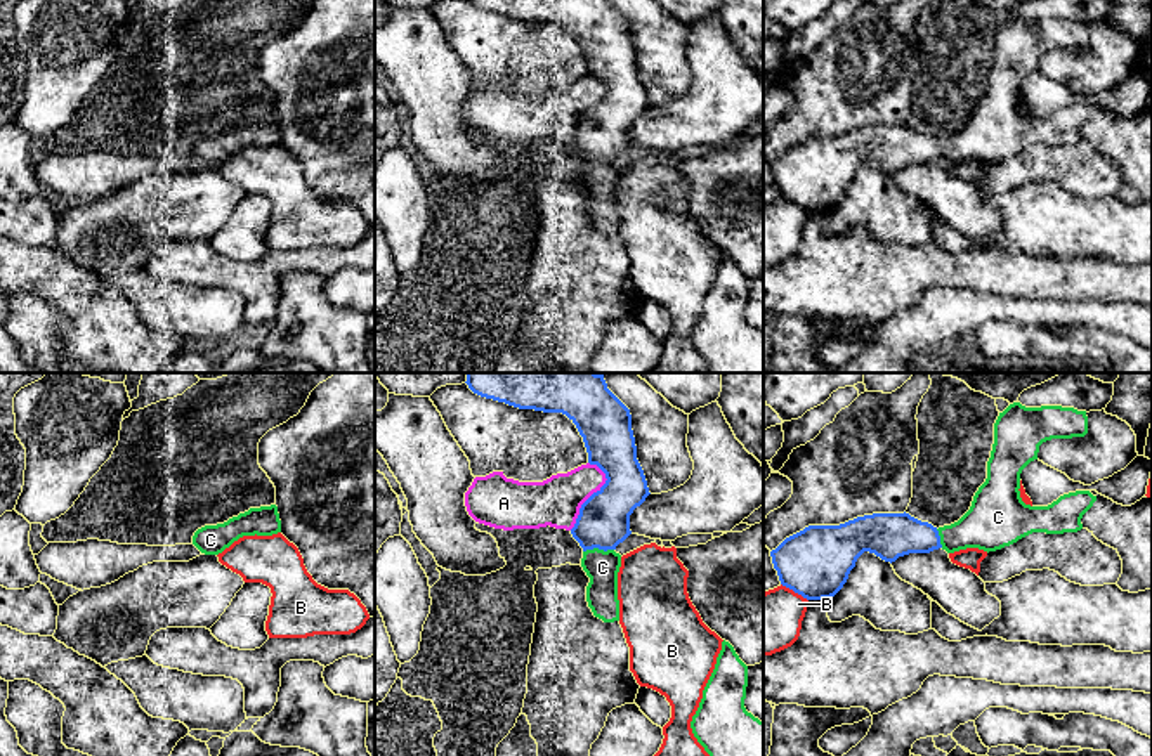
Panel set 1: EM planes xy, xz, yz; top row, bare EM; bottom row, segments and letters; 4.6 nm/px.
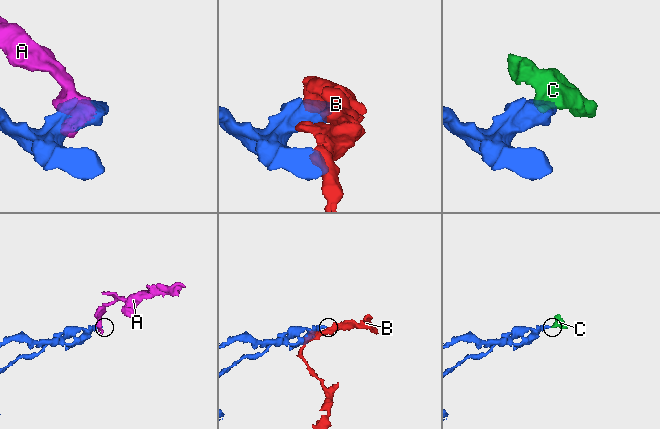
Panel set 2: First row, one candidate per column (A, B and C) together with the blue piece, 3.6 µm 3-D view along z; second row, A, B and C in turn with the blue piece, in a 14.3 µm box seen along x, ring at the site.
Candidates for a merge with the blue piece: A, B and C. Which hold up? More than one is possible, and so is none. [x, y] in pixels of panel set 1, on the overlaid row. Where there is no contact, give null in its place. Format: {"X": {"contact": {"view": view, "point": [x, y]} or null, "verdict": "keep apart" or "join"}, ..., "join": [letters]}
{"A": {"contact": {"view": "xz", "point": [590, 496]}, "verdict": "keep apart"}, "B": {"contact": {"view": "yz", "point": [795, 592]}, "verdict": "keep apart"}, "C": {"contact": {"view": "xz", "point": [597, 547]}, "verdict": "join"}, "join": ["C"]}

